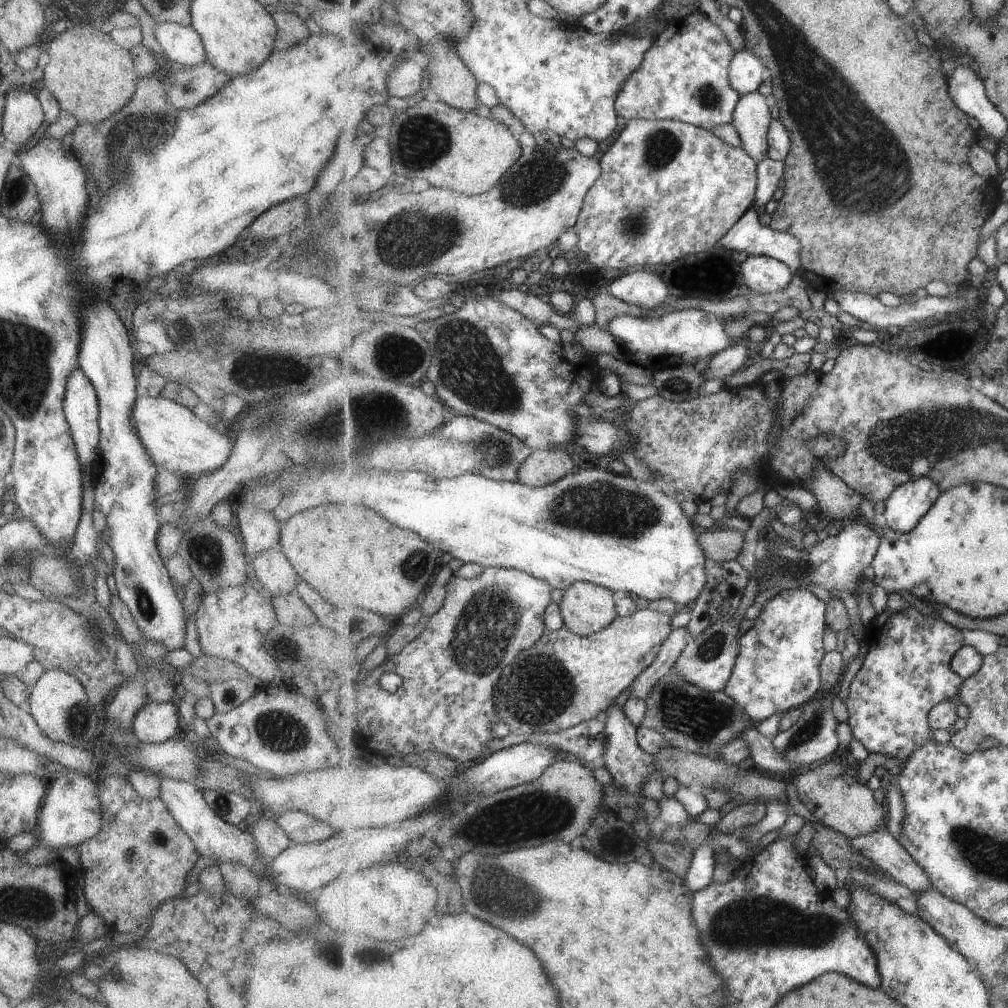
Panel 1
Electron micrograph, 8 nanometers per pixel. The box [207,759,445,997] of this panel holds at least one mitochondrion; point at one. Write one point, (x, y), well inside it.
(372, 957)

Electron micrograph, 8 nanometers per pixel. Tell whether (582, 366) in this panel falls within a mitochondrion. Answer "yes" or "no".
no

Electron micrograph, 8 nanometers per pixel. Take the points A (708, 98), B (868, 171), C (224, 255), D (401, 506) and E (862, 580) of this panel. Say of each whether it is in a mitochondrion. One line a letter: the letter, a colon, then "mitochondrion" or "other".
A: mitochondrion
B: mitochondrion
C: other
D: other
E: other

